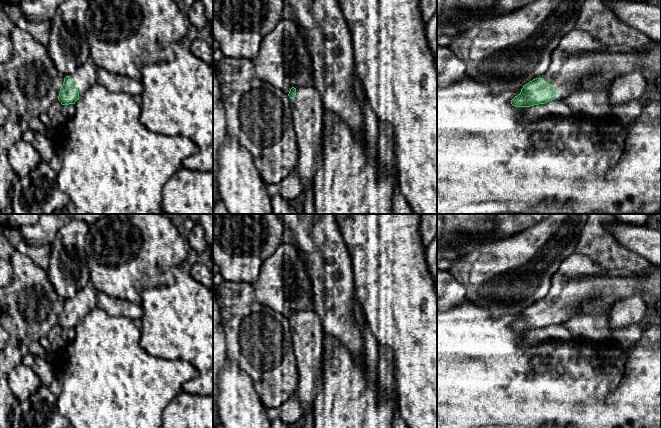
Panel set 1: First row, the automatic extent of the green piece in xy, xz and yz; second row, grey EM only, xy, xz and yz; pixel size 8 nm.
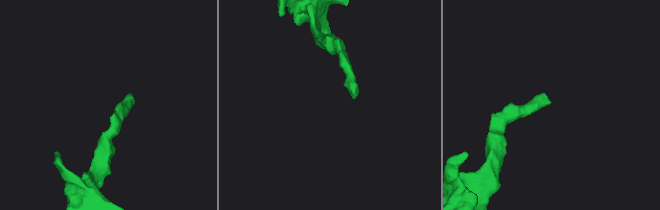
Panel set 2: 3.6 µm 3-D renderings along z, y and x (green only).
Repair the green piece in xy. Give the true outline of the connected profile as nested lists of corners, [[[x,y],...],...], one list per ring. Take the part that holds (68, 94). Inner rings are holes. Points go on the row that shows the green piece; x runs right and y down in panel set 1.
[[[90,59],[79,63],[76,71],[64,78],[58,96],[61,104],[75,104],[91,86],[97,83],[97,69]]]

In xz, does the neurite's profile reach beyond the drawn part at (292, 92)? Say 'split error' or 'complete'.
split error

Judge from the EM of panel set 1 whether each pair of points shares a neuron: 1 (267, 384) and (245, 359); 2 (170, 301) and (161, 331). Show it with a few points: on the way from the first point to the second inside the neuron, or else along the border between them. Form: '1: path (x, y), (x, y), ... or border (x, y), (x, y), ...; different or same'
1: path (264, 378), (251, 365); same
2: path (170, 308), (170, 322), (168, 324); same

